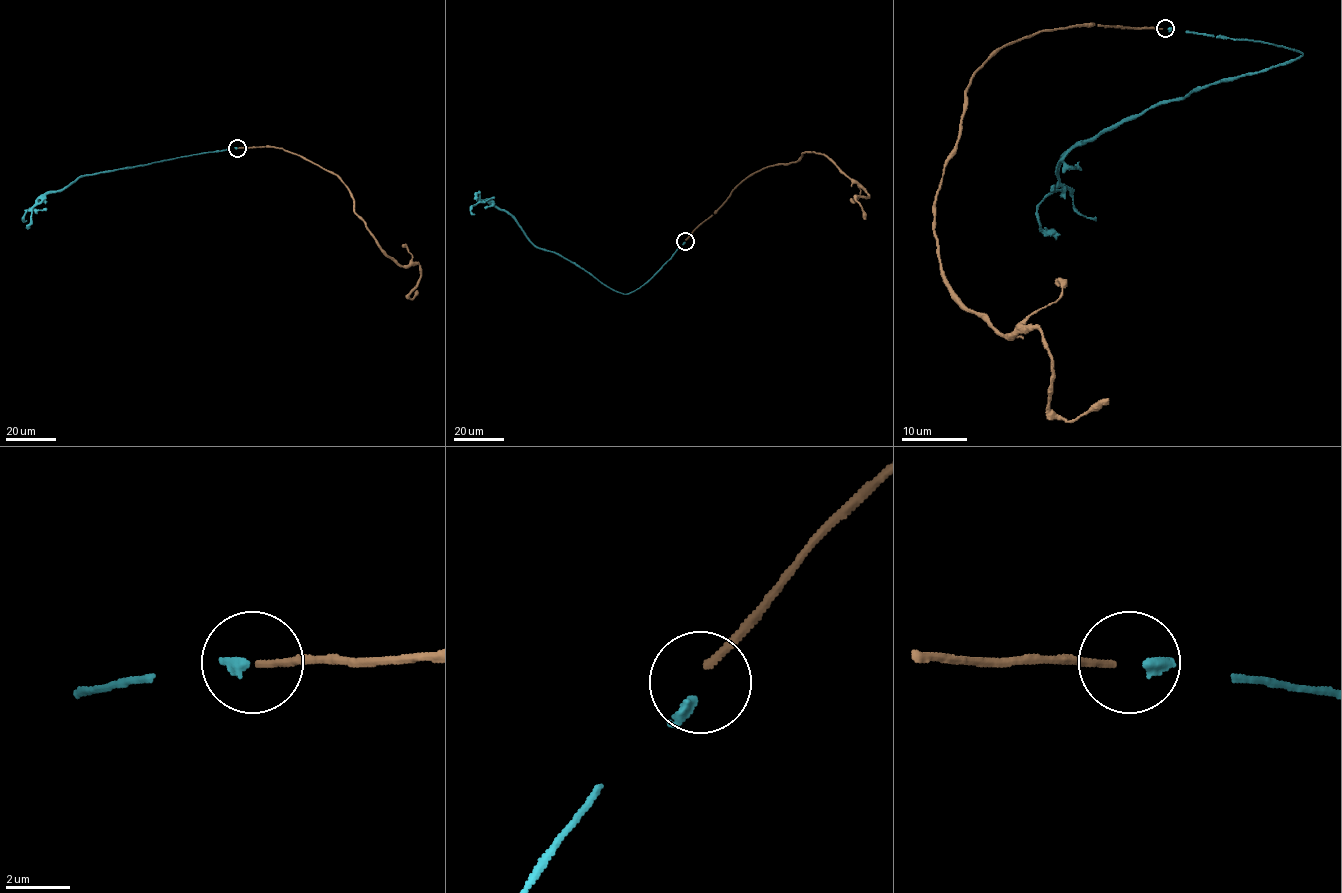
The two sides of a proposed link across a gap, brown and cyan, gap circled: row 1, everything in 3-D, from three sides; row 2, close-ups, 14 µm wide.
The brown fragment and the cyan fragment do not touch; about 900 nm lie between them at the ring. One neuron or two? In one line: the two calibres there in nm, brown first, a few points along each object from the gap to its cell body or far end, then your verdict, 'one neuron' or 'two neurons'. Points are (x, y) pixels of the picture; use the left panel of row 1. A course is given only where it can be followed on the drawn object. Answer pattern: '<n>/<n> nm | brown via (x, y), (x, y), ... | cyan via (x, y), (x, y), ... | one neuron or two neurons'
220/360 nm | brown via (237, 148), (283, 148), (333, 172), (379, 247), (400, 265), (419, 265), (420, 278), (408, 297), (417, 290) | cyan via (237, 148), (80, 177), (62, 189), (49, 191), (33, 208), (29, 227) | two neurons

